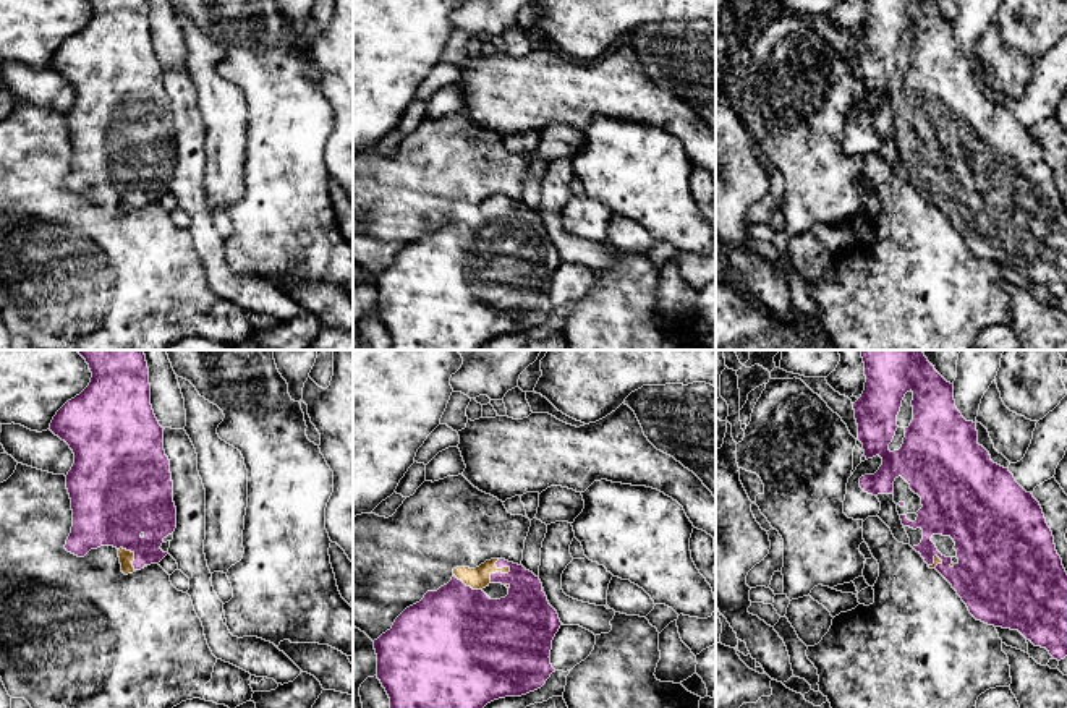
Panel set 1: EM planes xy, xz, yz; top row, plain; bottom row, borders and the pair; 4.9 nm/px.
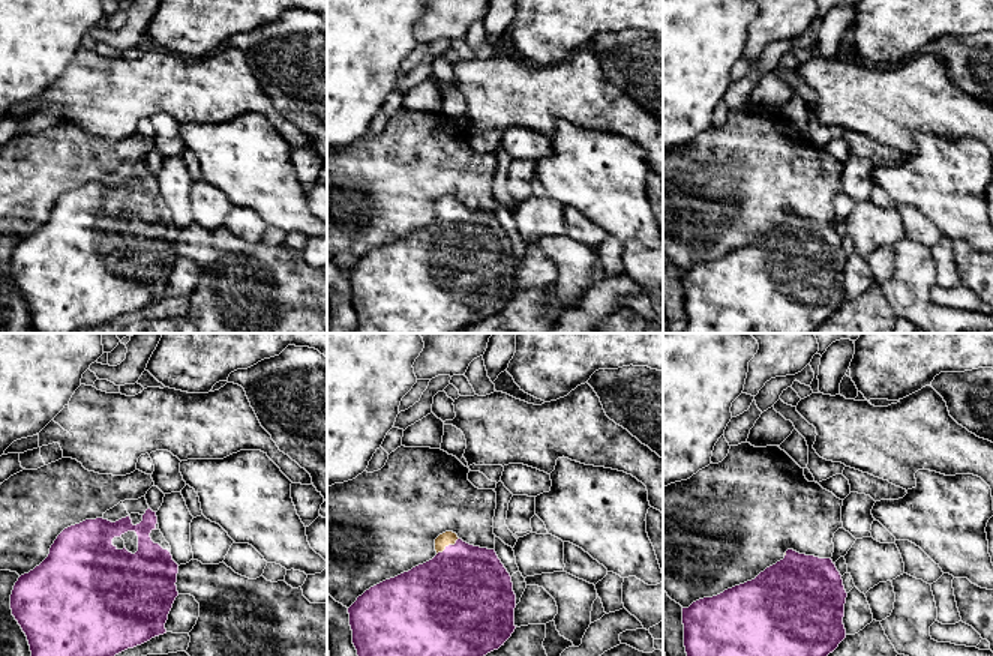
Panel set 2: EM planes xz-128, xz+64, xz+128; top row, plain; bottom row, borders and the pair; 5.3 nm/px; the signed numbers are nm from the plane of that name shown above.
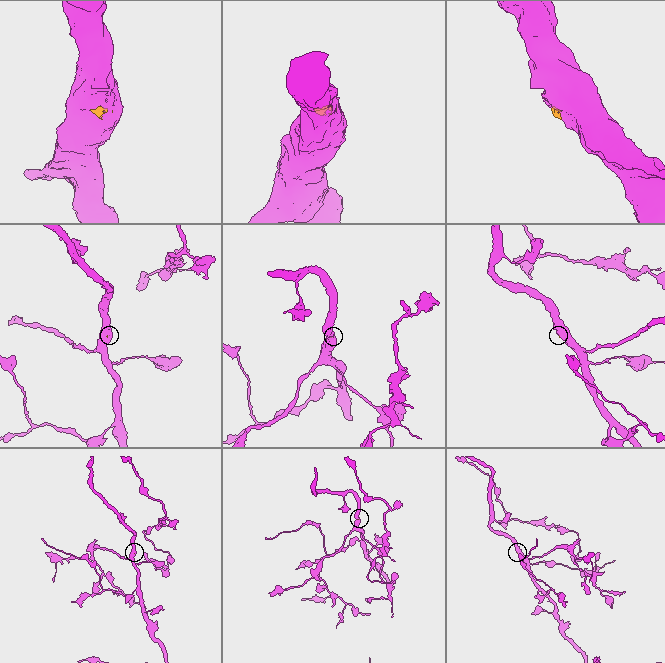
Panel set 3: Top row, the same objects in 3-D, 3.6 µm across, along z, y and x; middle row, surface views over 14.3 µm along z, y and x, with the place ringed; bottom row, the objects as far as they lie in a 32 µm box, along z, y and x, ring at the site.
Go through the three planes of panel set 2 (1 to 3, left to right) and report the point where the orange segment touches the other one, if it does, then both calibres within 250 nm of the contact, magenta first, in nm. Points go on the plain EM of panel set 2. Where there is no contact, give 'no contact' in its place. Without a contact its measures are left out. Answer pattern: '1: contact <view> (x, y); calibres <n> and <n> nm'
1: no contact
2: contact xz+64 (449, 209); calibres 480 and 80 nm
3: contact xz+128 (786, 218); calibres 460 and 20 nm

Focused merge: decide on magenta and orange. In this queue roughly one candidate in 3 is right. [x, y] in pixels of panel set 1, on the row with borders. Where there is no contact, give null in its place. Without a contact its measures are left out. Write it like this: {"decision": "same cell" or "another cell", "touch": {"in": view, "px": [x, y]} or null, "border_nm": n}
{"decision": "same cell", "touch": {"in": "xz", "px": [497, 572]}, "border_nm": 130}

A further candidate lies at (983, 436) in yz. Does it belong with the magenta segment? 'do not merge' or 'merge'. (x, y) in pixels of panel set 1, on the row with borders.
do not merge

